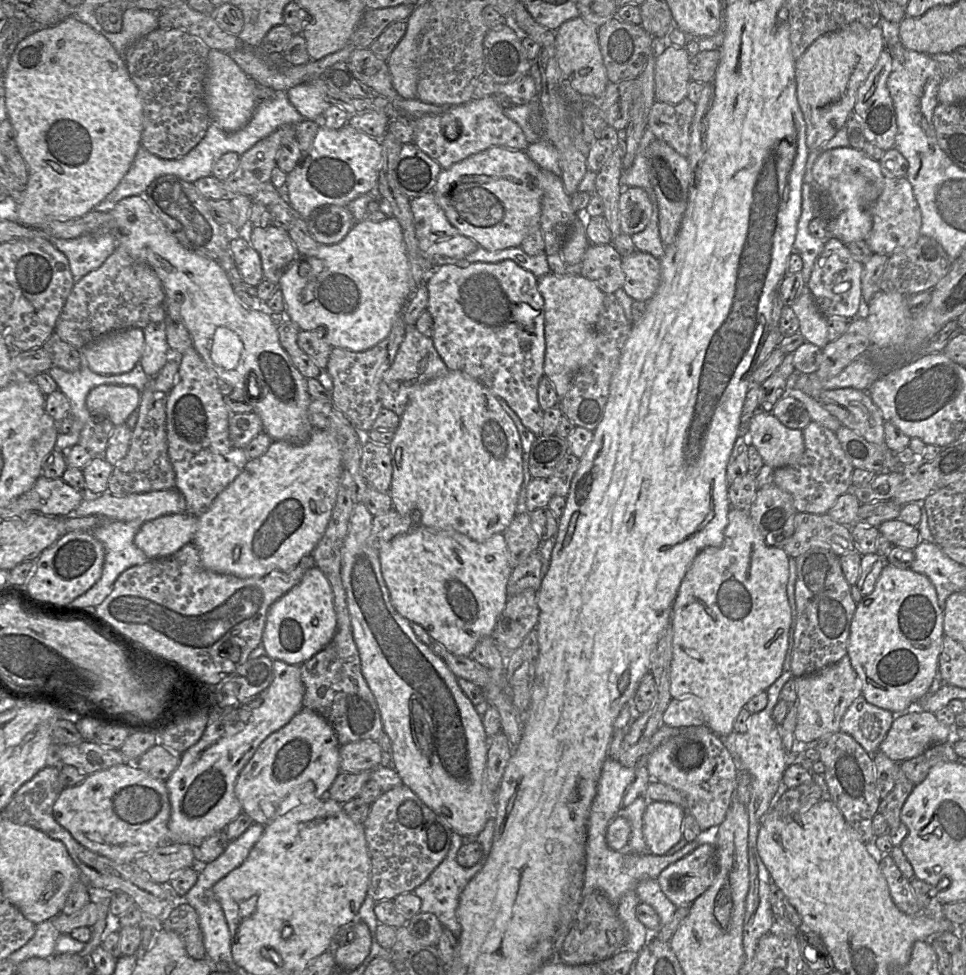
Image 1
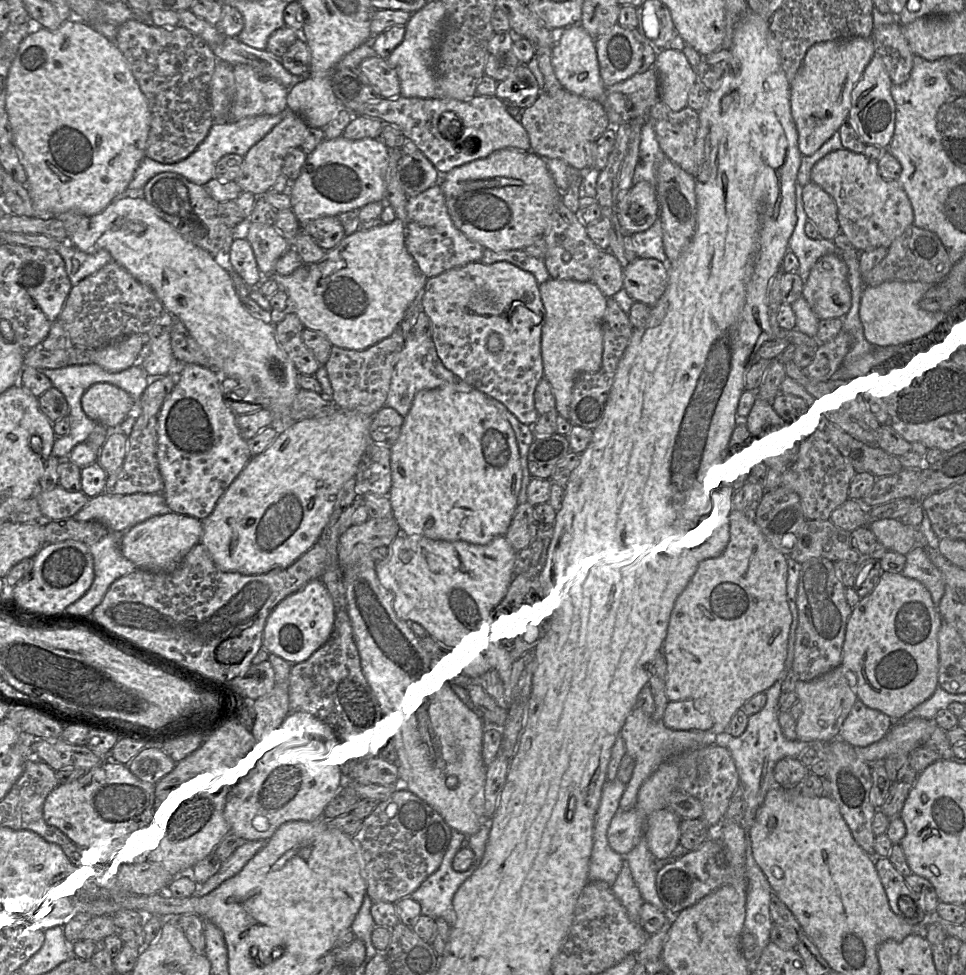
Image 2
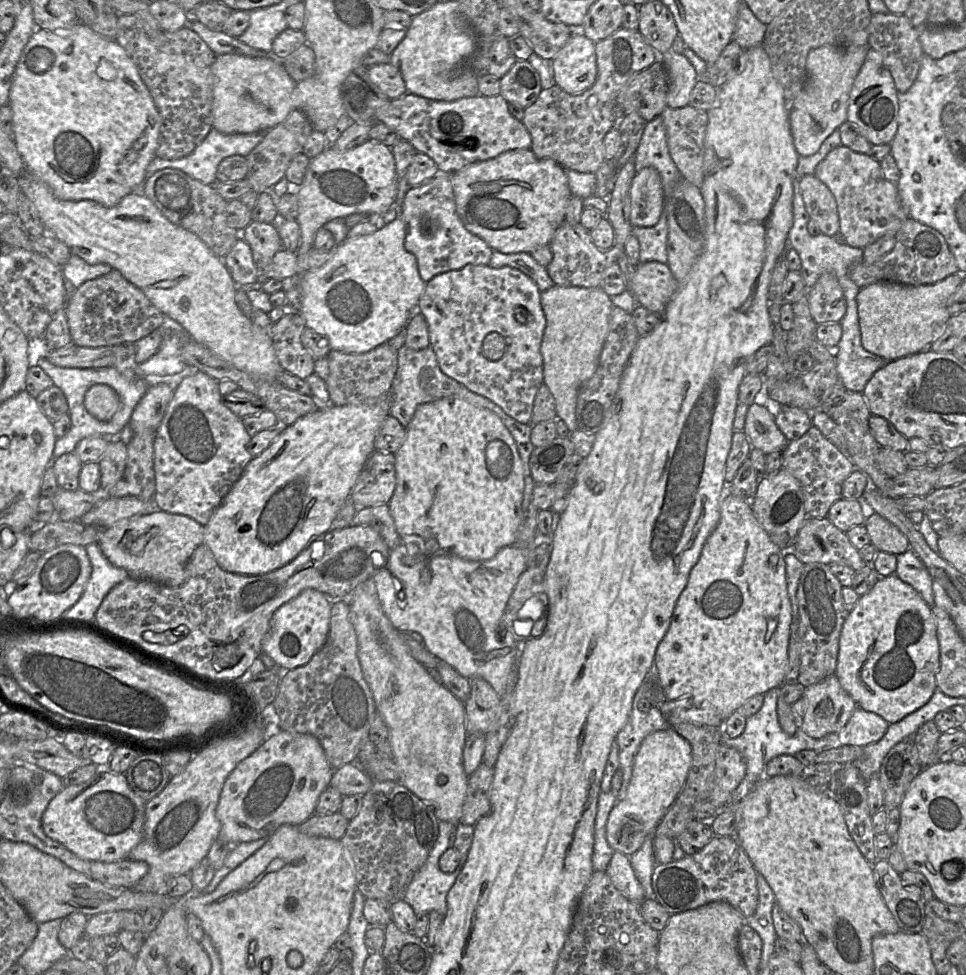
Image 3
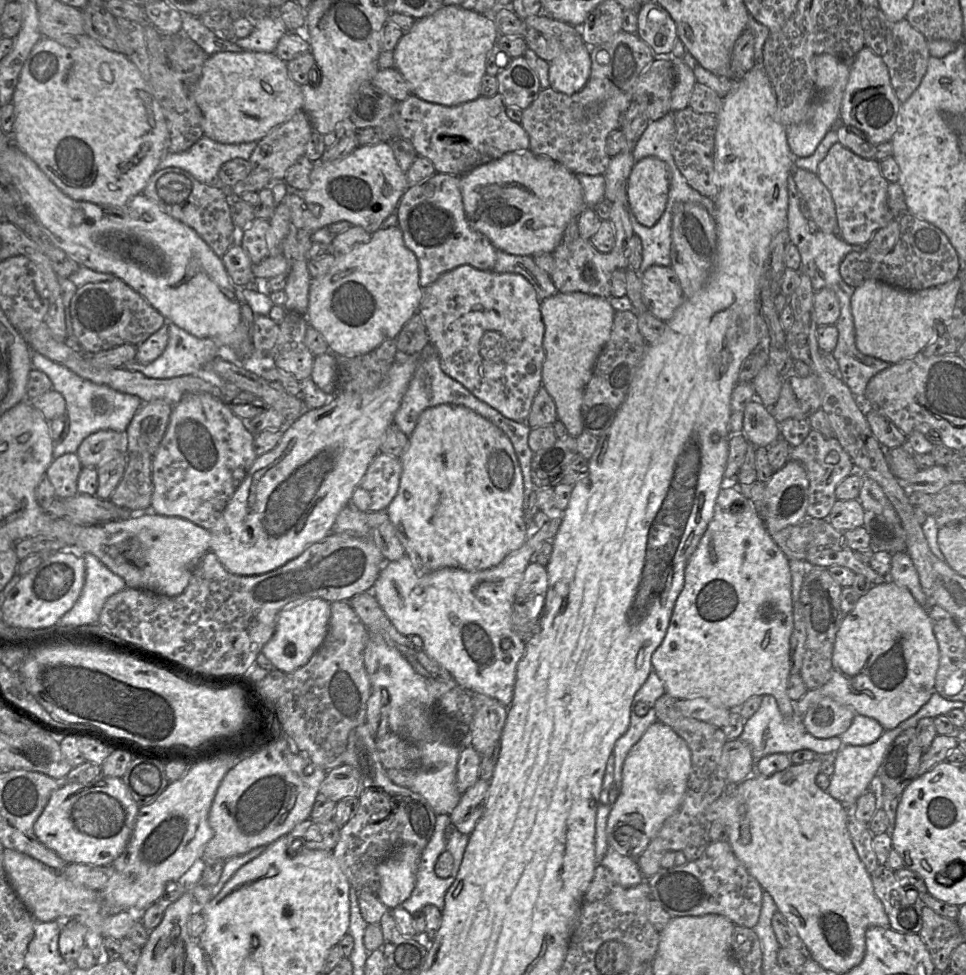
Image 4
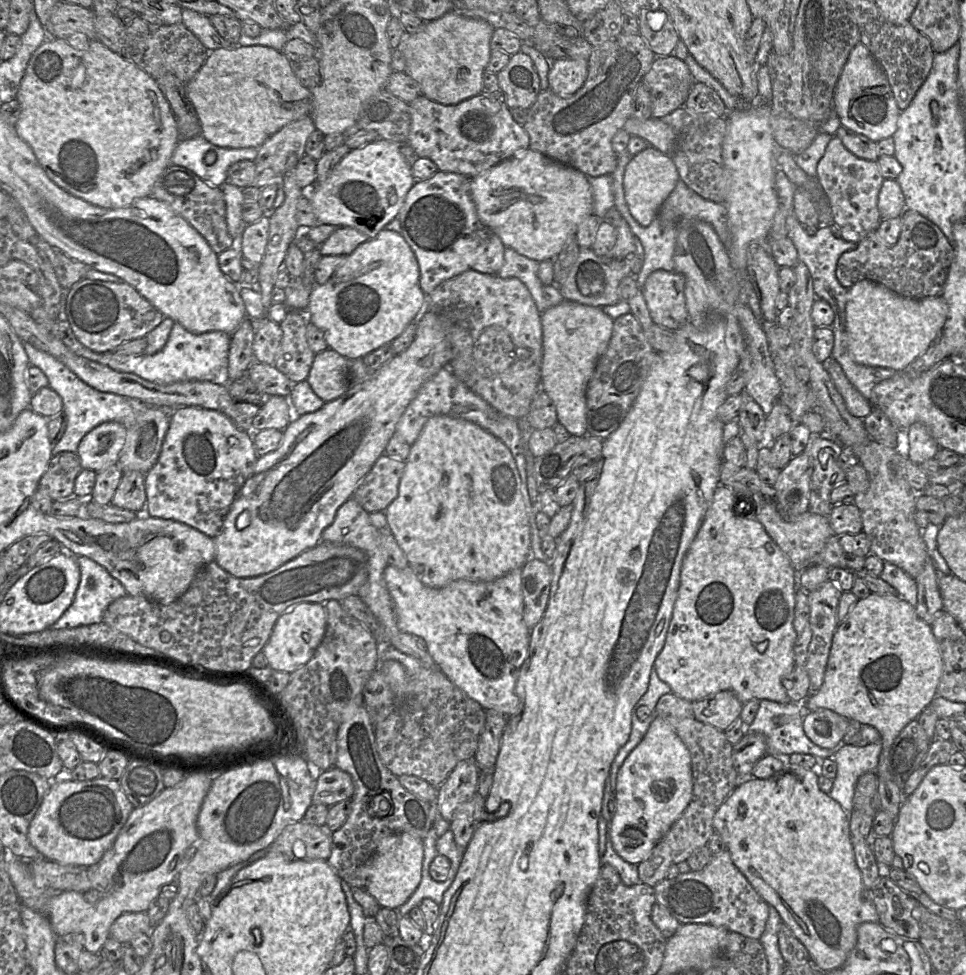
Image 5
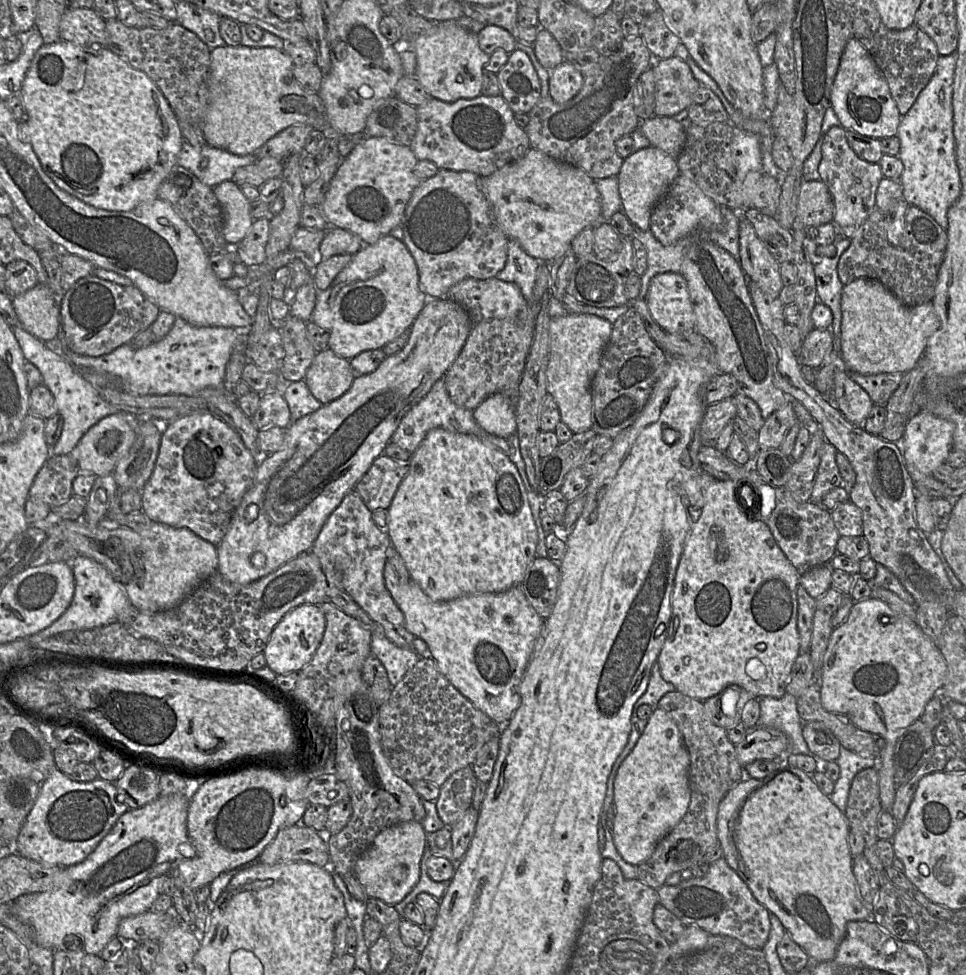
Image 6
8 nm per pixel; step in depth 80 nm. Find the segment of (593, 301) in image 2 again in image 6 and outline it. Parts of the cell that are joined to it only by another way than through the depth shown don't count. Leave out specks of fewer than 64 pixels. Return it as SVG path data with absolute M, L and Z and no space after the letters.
M569 314L551 318L549 325L549 361L546 370L546 389L555 400L561 422L573 434L585 432L592 427L591 383L611 336L613 324L593 314Z

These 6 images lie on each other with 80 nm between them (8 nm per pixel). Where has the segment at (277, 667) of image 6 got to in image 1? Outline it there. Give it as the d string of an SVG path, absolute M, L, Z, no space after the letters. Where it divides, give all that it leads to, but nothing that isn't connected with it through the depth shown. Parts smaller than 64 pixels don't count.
M314 566L305 572L298 584L269 607L261 644L271 659L300 666L326 647L336 631L331 586L320 569Z

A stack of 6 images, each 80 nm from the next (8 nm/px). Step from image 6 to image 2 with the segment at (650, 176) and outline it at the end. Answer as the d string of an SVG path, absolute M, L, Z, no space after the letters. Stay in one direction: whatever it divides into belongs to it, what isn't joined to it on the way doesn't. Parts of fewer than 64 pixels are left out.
M647 181L633 184L618 202L618 220L626 234L650 228L660 216L656 189Z

